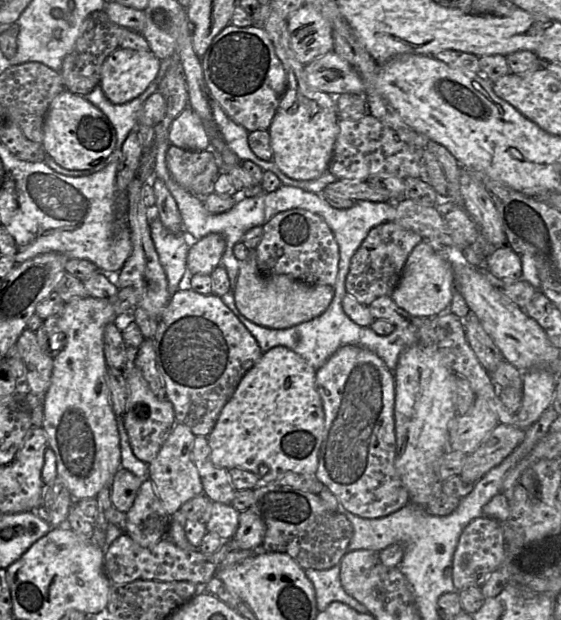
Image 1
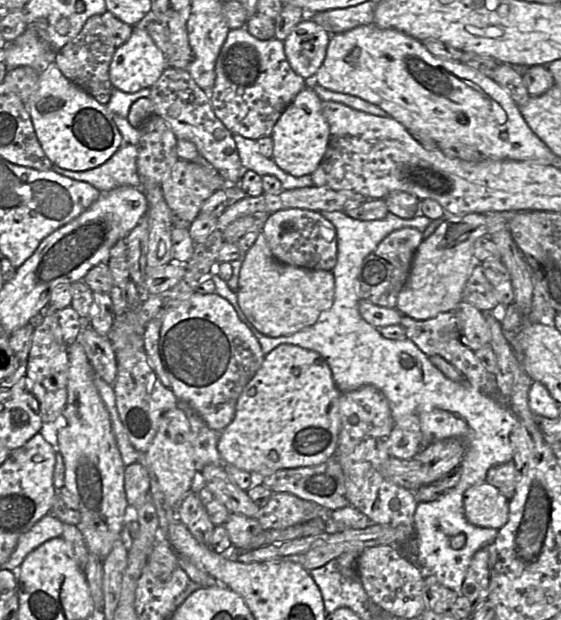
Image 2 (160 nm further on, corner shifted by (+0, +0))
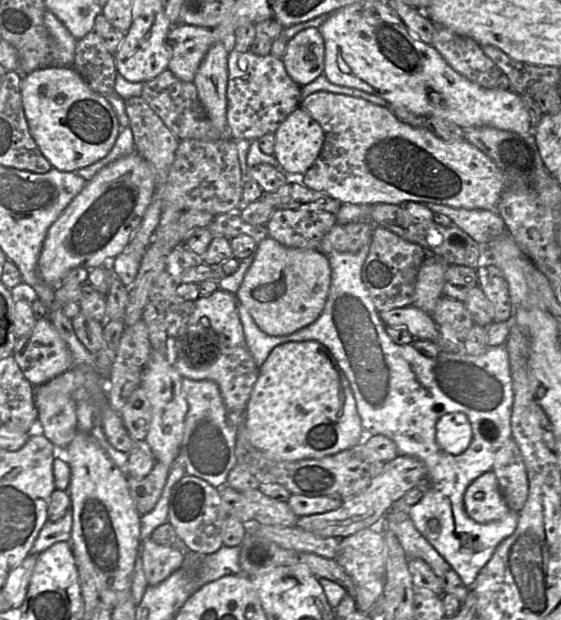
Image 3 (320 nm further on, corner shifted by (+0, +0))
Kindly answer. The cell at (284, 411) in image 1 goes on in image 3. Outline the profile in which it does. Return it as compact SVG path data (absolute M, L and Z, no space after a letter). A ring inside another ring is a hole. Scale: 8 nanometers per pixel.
M315 340L275 346L259 367L244 411L250 443L277 461L322 458L359 444L363 427L349 382L330 351Z

